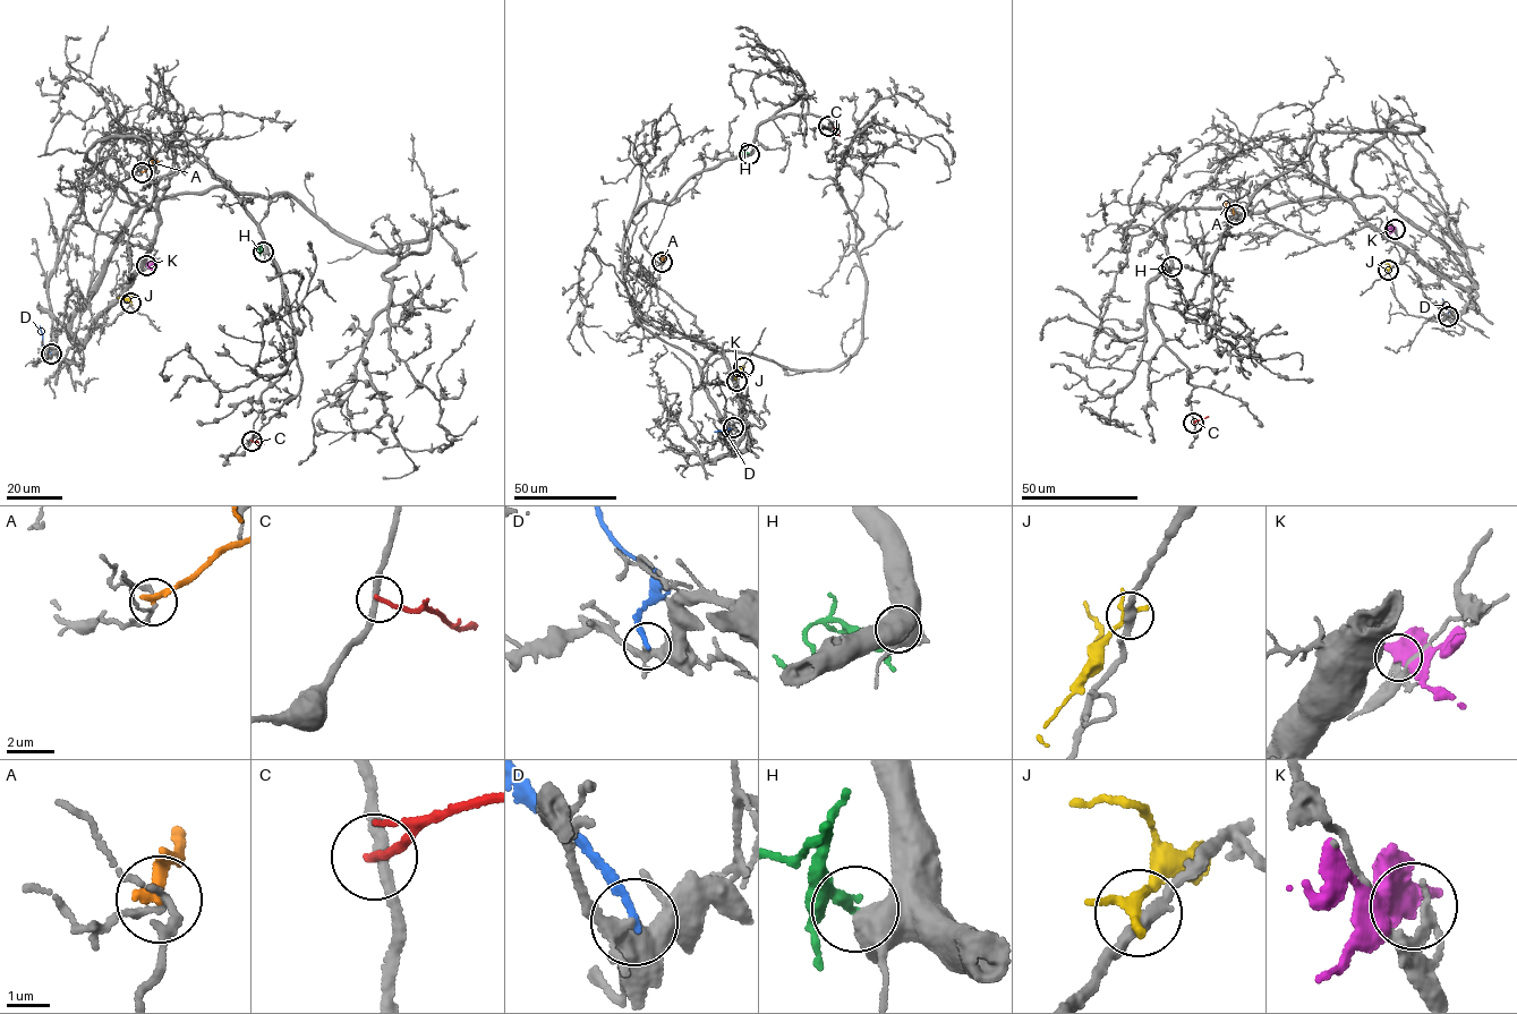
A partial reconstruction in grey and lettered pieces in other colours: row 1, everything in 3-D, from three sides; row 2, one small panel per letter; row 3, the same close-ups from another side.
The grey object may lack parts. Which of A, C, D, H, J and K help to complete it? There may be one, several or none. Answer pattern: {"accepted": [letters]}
{"accepted": []}

